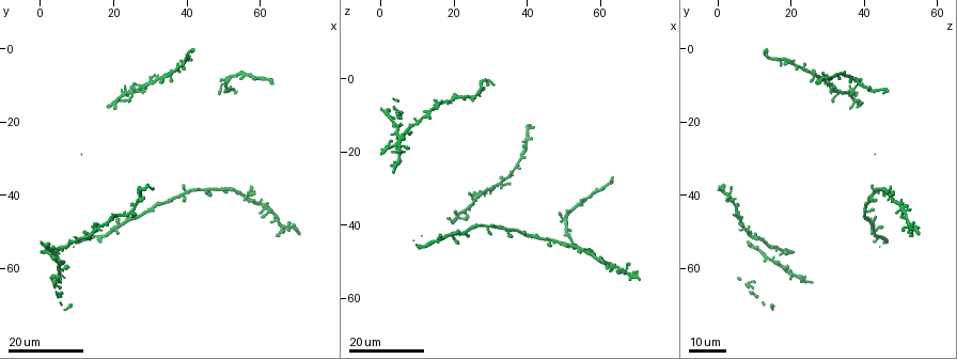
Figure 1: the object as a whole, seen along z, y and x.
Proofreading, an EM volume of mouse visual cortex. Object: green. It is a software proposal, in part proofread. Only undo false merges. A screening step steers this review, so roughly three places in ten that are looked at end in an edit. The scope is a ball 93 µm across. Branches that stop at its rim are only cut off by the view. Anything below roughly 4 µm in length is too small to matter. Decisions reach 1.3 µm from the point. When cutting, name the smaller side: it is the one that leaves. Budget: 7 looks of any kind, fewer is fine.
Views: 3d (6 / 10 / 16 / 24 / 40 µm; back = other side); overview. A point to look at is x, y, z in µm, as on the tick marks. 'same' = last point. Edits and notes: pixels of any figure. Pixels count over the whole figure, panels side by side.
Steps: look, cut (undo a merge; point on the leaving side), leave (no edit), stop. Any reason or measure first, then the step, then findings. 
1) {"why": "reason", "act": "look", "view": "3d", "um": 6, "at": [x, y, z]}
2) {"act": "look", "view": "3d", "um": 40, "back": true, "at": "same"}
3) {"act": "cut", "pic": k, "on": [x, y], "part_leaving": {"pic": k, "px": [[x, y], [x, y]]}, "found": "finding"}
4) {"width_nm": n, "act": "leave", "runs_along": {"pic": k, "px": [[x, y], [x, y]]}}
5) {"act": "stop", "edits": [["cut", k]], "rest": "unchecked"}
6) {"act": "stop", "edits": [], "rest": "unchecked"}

{"why": "small branch off a trunk", "act": "look", "view": "3d", "um": 16, "at": [15.5, 49.5, 7.5]}

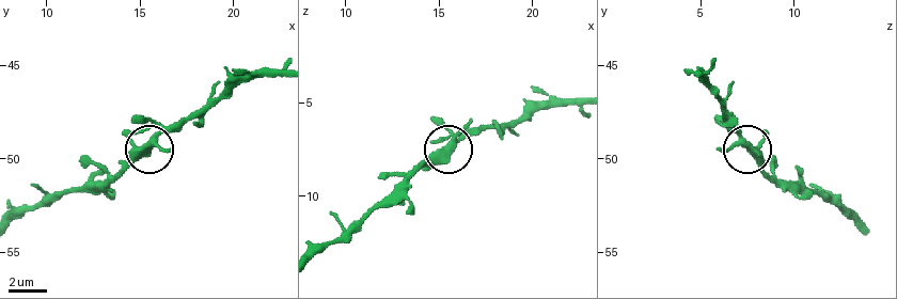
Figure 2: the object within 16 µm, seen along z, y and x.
{"why": "closer look", "act": "look", "view": "3d", "um": 10, "at": [15.8, 48.9, 7.2]}

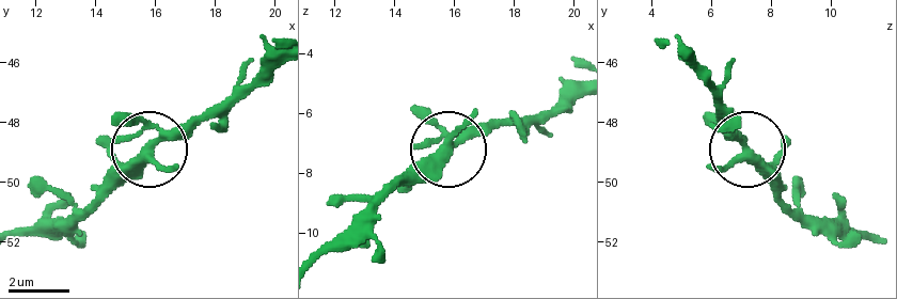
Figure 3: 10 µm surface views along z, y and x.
{"arms": 5, "act": "leave", "runs_along": {"pic": 3, "px": [[320, 257], [396, 186], [501, 120]]}, "found": "all the same neuron"}

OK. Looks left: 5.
{"why": "arms part here", "act": "look", "view": "3d", "um": 16, "at": [4.5, 57.5, 13.0]}

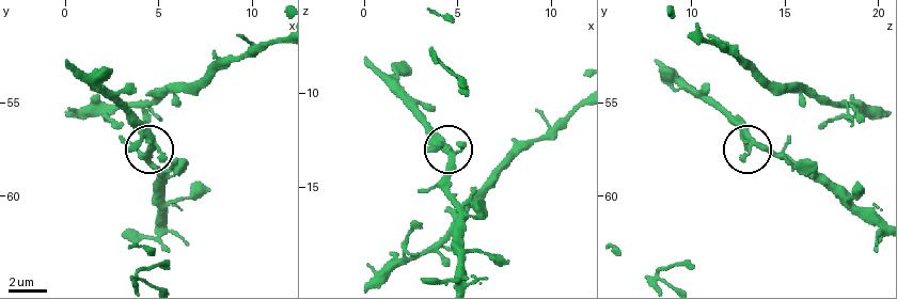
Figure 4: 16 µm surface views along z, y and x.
{"act": "look", "view": "3d", "um": 10, "at": [4.8, 57.1, 13.2]}

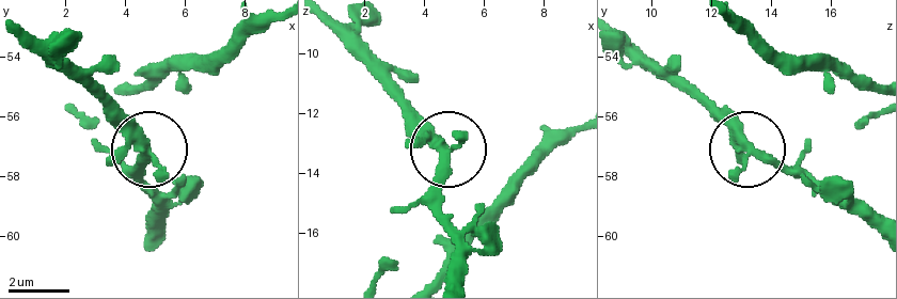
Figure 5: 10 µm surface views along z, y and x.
{"arms": 3, "act": "leave", "found": "all the same neuron"}

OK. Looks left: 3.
{"why": "a fork", "act": "look", "view": "3d", "um": 16, "at": [39.5, 39.0, 43.0]}

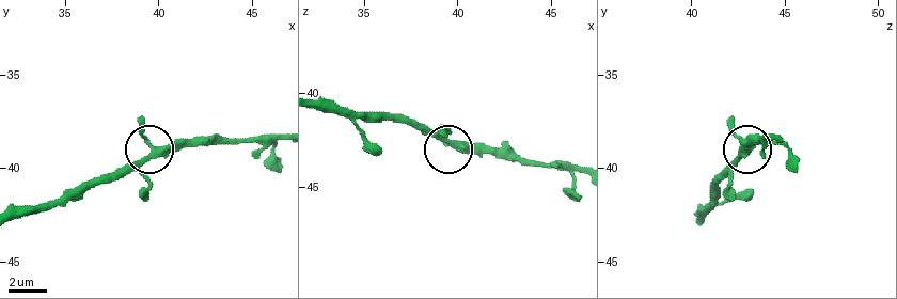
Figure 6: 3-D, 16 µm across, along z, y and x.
{"why": "closer look", "act": "look", "view": "3d", "um": 10, "at": [39.8, 38.9, 42.8]}

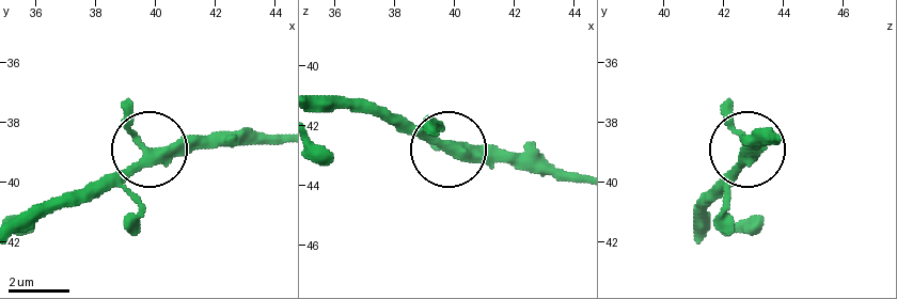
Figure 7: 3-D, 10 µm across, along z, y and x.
{"why": "zoom in", "act": "look", "view": "3d", "um": 6, "at": [39.7, 38.7, 42.8]}

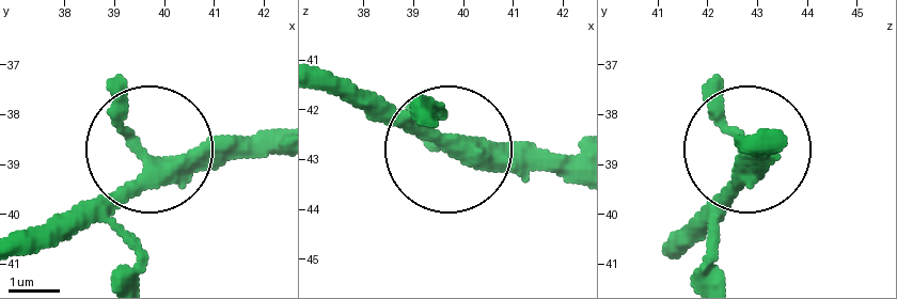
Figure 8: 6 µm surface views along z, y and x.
{"width_nm": 300, "act": "leave", "runs_along": {"pic": 8, "px": [[319, 79], [371, 92], [472, 159], [575, 146]]}, "found": "continuous, no second neuron"}

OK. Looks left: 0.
{"act": "stop", "edits": [], "rest": "unchecked"}

